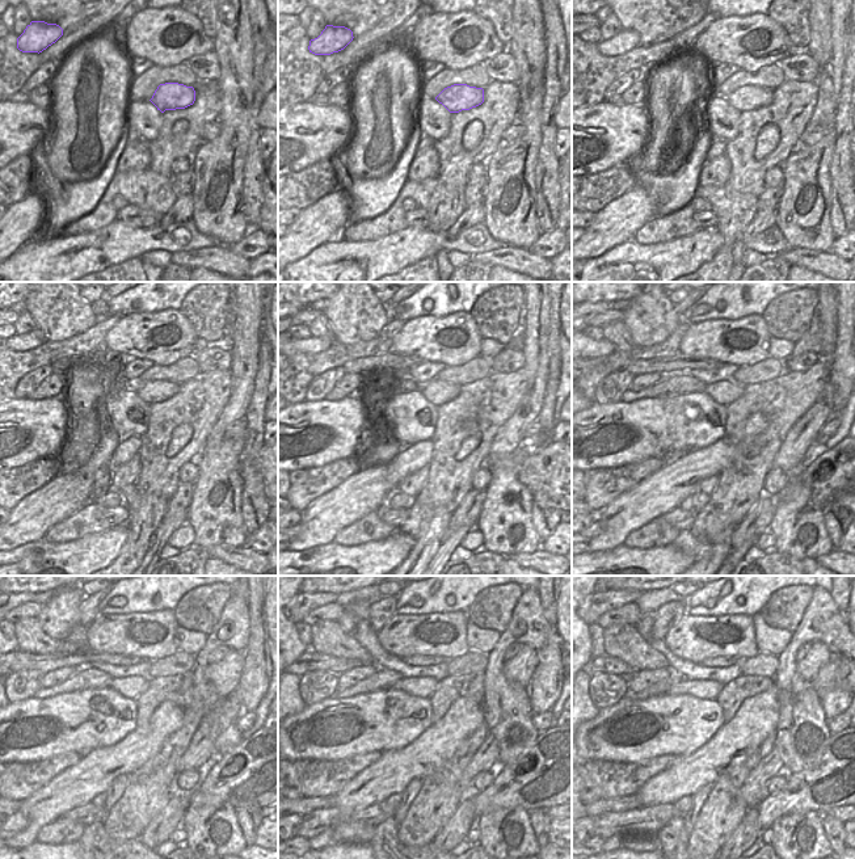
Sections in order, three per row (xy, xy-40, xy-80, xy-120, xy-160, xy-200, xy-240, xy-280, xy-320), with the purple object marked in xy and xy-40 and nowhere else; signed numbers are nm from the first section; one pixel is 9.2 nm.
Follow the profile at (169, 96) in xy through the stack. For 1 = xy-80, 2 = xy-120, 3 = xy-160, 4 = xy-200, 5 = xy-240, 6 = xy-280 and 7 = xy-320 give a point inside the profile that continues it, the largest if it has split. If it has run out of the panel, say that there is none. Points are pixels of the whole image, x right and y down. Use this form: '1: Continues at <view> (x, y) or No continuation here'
1: Continues at xy-80 (744, 99)
2: Continues at xy-120 (154, 391)
3: Continues at xy-160 (438, 392)
4: Continues at xy-200 (724, 392)
5: Continues at xy-240 (131, 686)
6: Continues at xy-280 (416, 686)
7: Continues at xy-320 (708, 690).

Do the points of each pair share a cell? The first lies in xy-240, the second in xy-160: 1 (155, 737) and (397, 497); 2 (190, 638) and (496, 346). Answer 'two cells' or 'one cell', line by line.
1: two cells
2: one cell

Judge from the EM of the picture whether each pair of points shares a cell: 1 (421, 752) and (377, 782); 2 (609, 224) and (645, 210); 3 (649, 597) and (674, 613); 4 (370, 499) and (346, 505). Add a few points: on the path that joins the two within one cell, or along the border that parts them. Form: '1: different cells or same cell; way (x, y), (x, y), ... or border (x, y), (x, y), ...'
1: same cell; way (411, 762), (392, 769), (387, 774)
2: same cell; way (618, 222), (632, 210), (636, 210)
3: different cells; border (683, 601), (669, 601), (653, 614)
4: same cell; way (365, 499), (352, 500)

